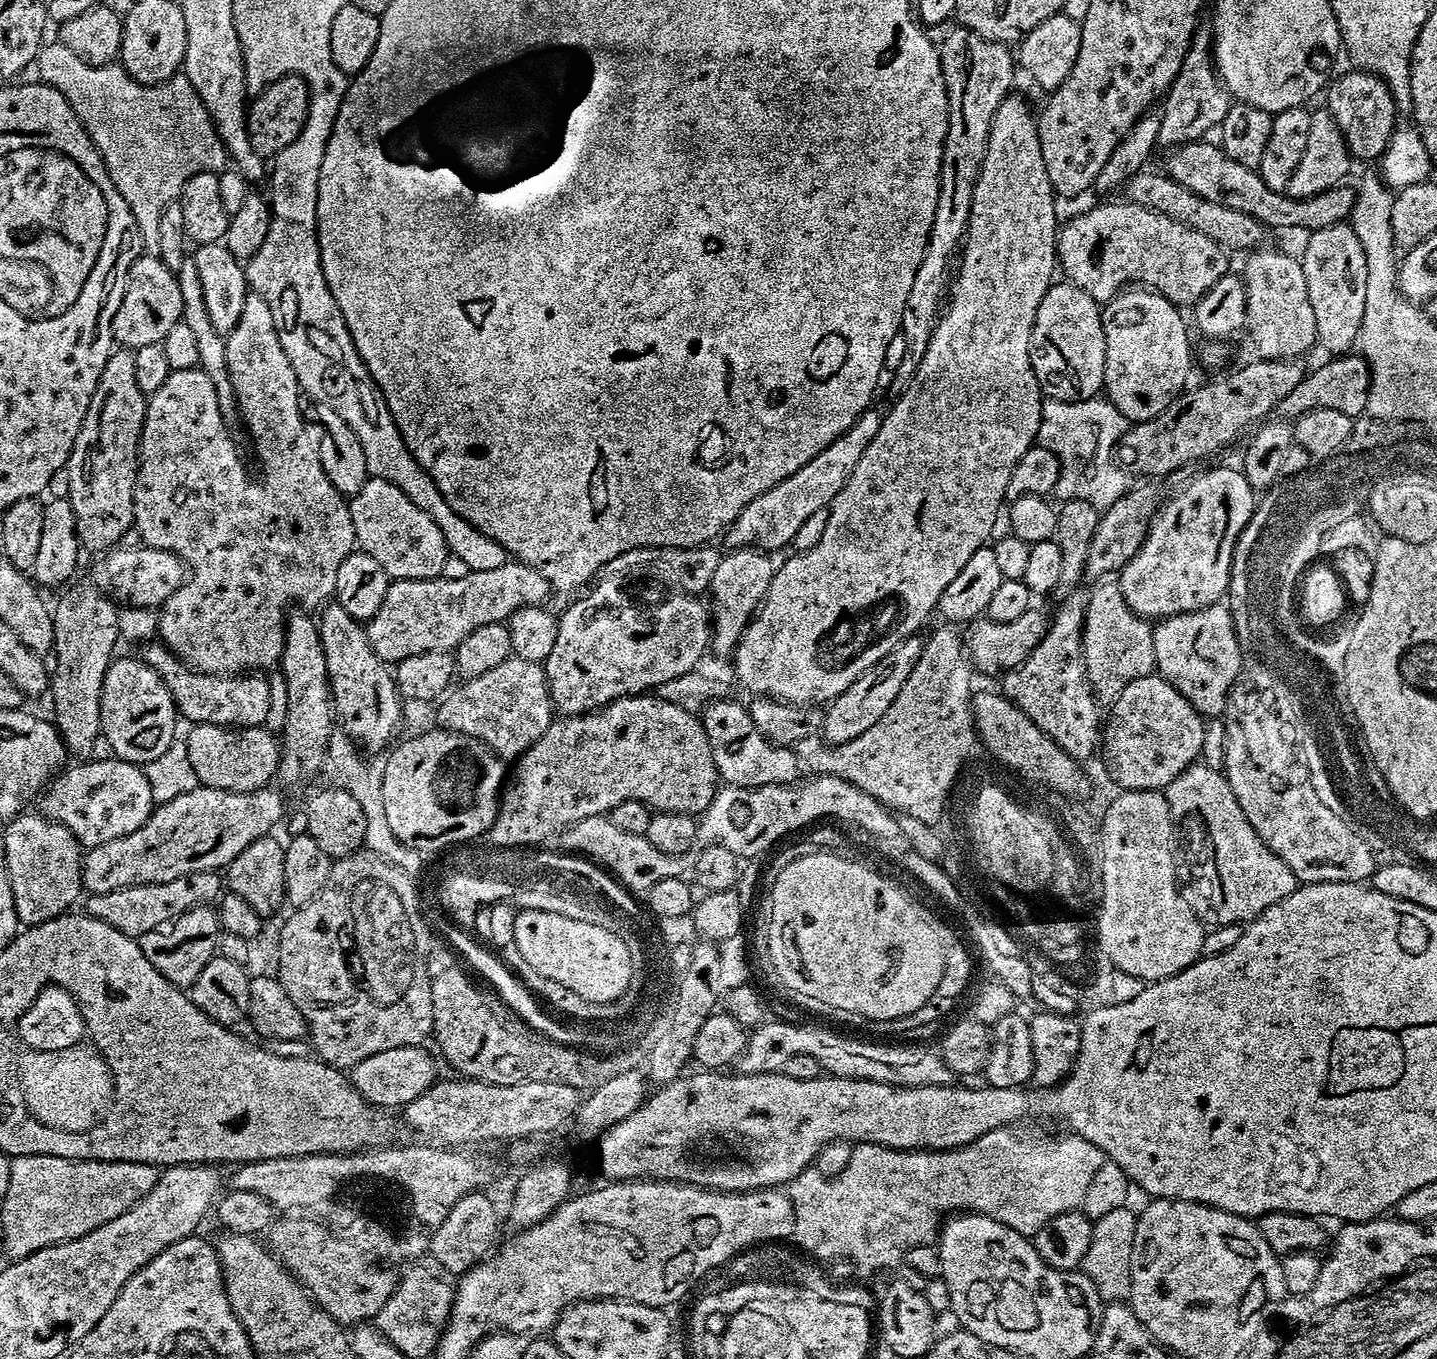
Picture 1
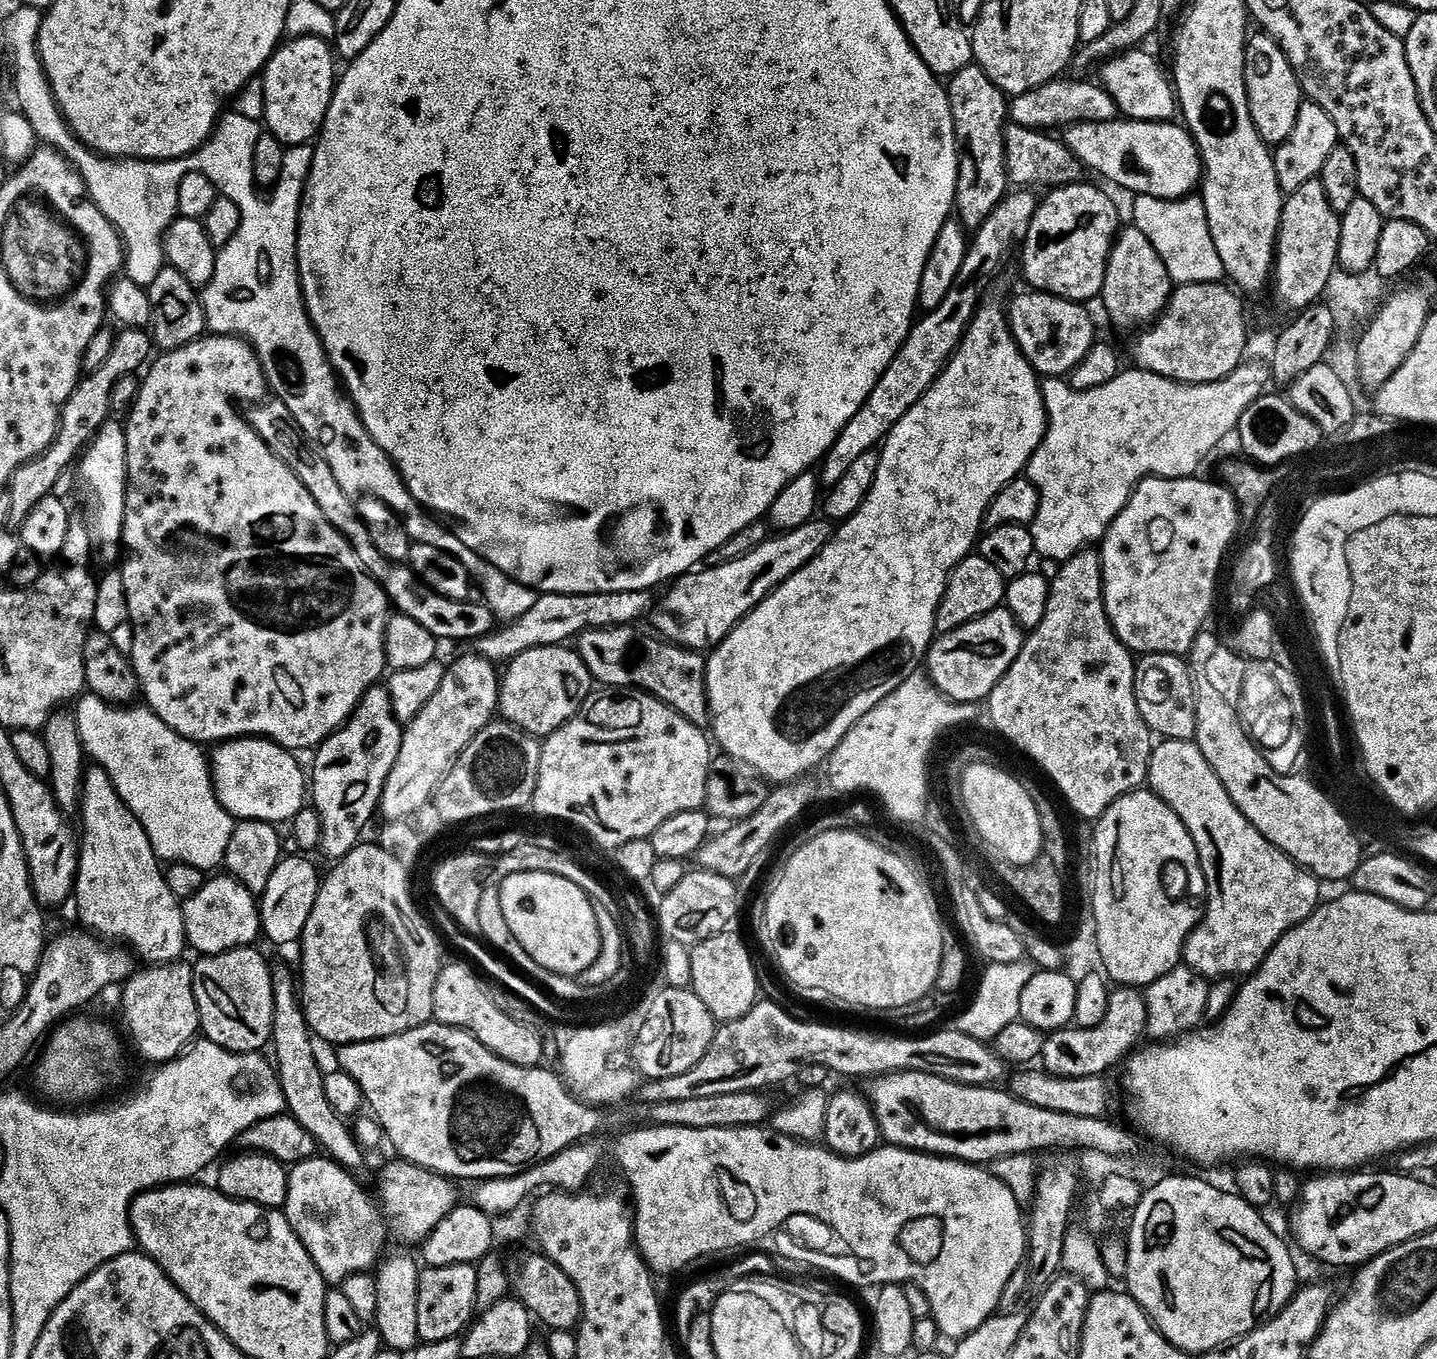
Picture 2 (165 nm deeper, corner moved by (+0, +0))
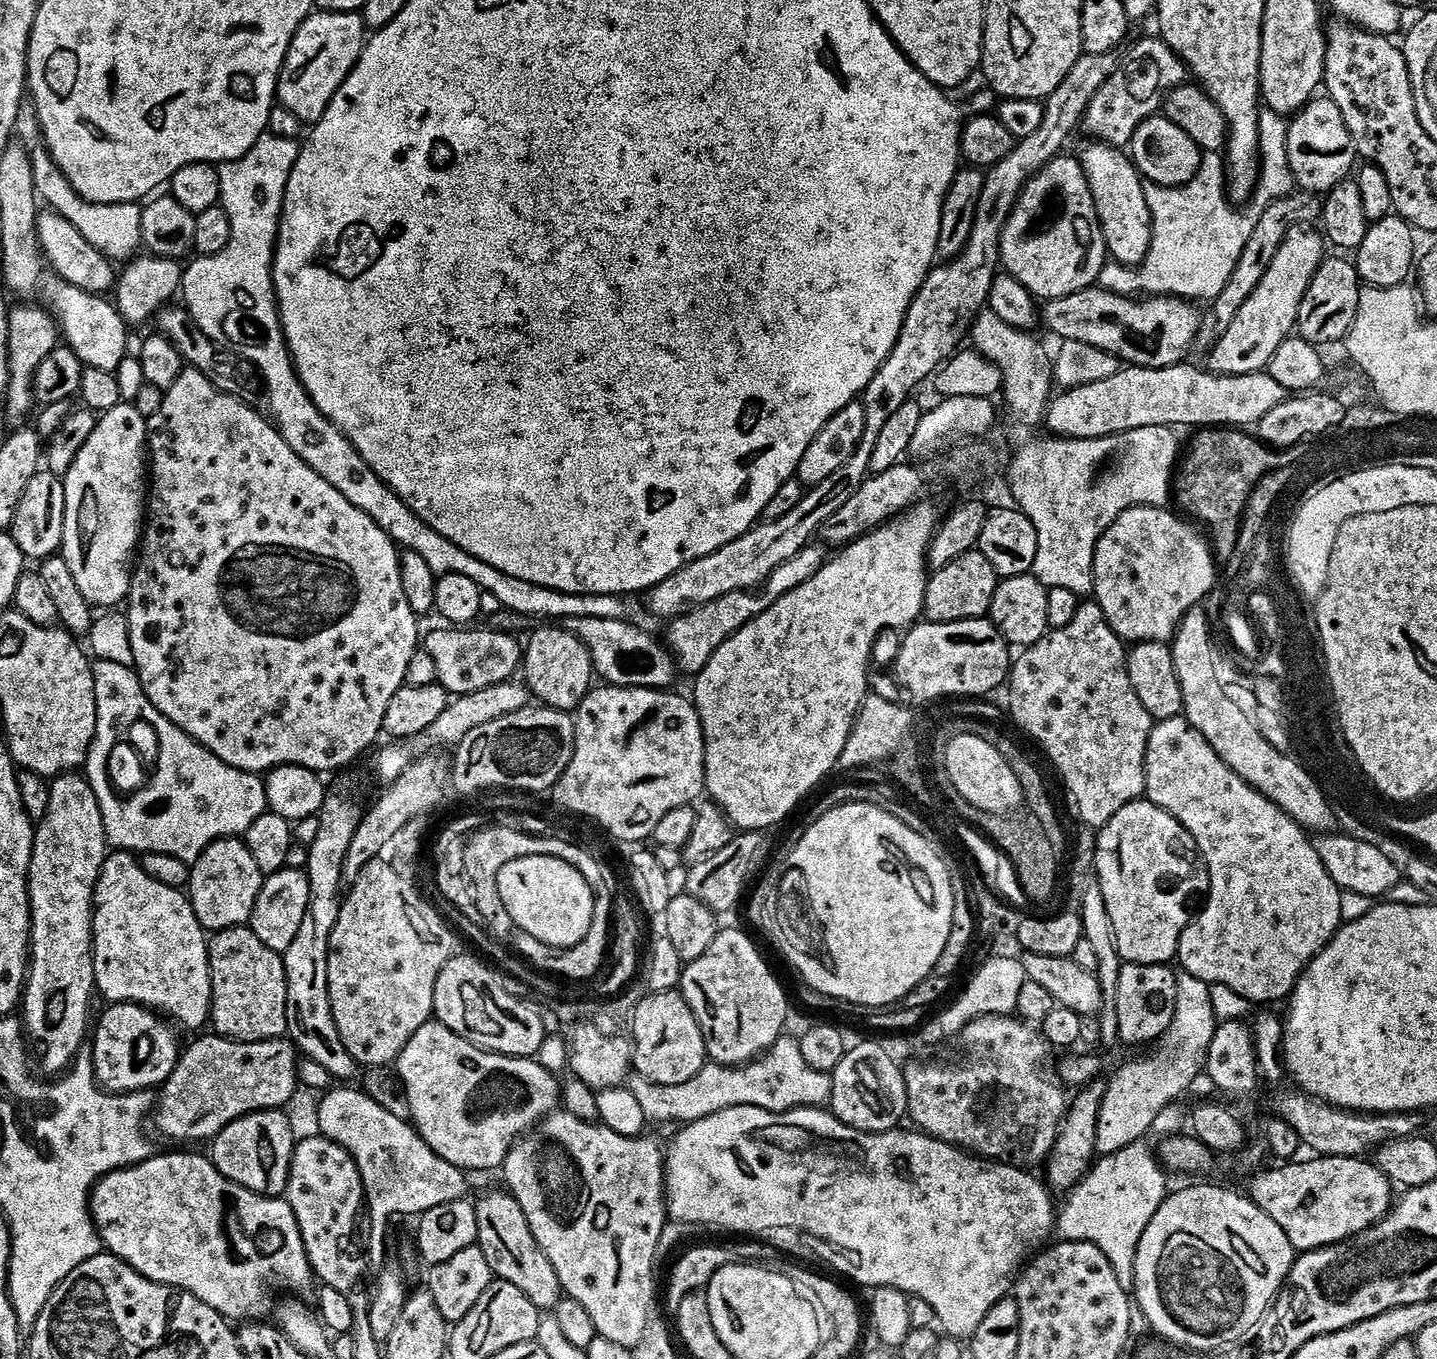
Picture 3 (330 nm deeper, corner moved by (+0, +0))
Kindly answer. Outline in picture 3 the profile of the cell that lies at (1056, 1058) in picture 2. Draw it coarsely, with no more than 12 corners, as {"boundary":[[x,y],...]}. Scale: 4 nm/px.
{"boundary":[[1129,964],[1118,975],[1124,1044],[1159,1041],[1174,1022],[1177,969]]}

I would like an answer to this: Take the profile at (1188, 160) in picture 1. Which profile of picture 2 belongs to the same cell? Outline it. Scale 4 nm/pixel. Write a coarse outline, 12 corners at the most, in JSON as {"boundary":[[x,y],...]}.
{"boundary":[[1127,118],[1065,127],[1087,171],[1136,196],[1201,187],[1196,137]]}

